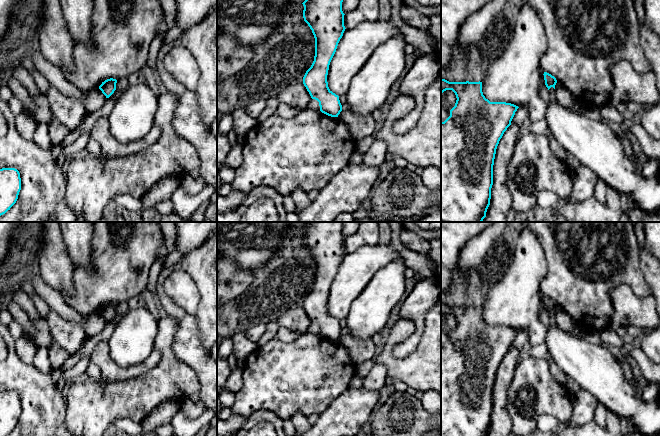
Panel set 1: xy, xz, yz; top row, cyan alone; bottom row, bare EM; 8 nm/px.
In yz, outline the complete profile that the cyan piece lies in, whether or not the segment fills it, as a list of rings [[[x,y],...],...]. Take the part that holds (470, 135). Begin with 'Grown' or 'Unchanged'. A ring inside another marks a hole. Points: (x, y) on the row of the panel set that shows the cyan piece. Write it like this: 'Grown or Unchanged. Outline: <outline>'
Unchanged. Outline: [[[441,79],[441,94],[446,90],[452,90],[457,100],[455,106],[450,110],[450,116],[444,122],[441,122],[441,222],[482,222],[486,217],[486,212],[490,205],[496,149],[504,132],[511,125],[511,121],[519,107],[506,102],[490,102],[483,95],[482,82],[480,81],[449,82],[445,79]]]

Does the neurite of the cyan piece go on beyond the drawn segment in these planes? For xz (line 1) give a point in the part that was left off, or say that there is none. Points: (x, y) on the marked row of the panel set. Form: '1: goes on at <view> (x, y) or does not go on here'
1: does not go on here

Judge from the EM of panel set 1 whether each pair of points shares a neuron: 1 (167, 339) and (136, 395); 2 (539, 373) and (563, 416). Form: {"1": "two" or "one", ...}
{"1": "one", "2": "one"}

